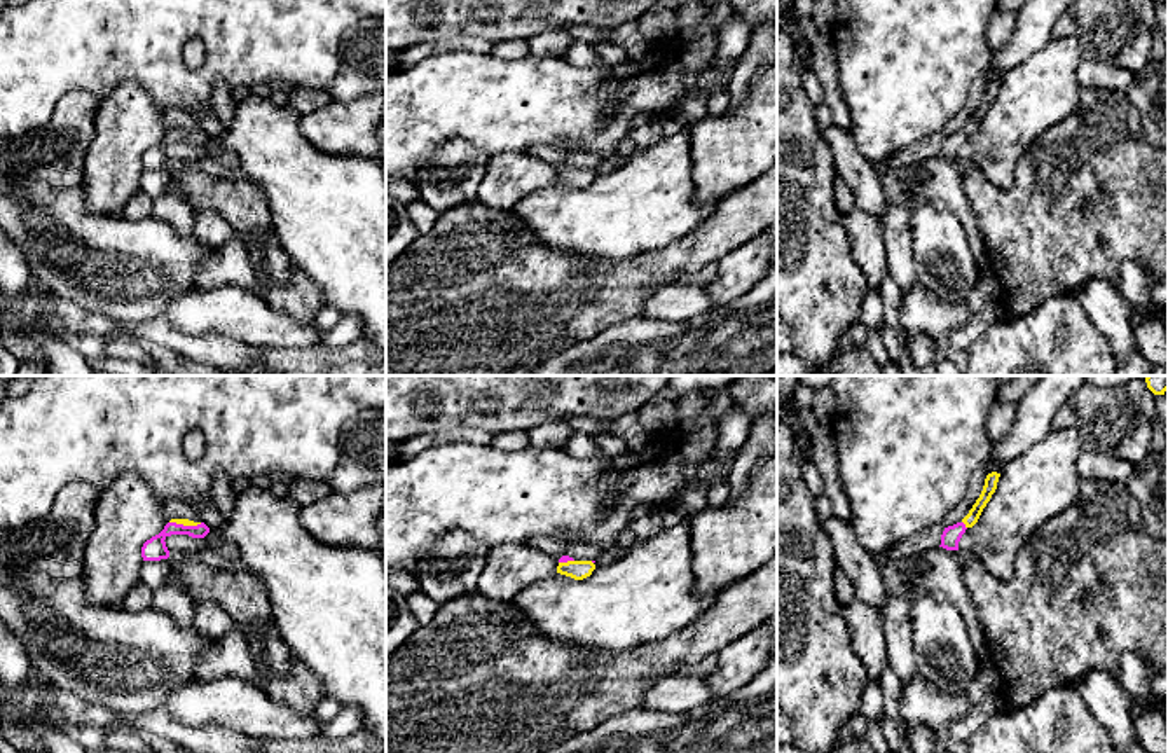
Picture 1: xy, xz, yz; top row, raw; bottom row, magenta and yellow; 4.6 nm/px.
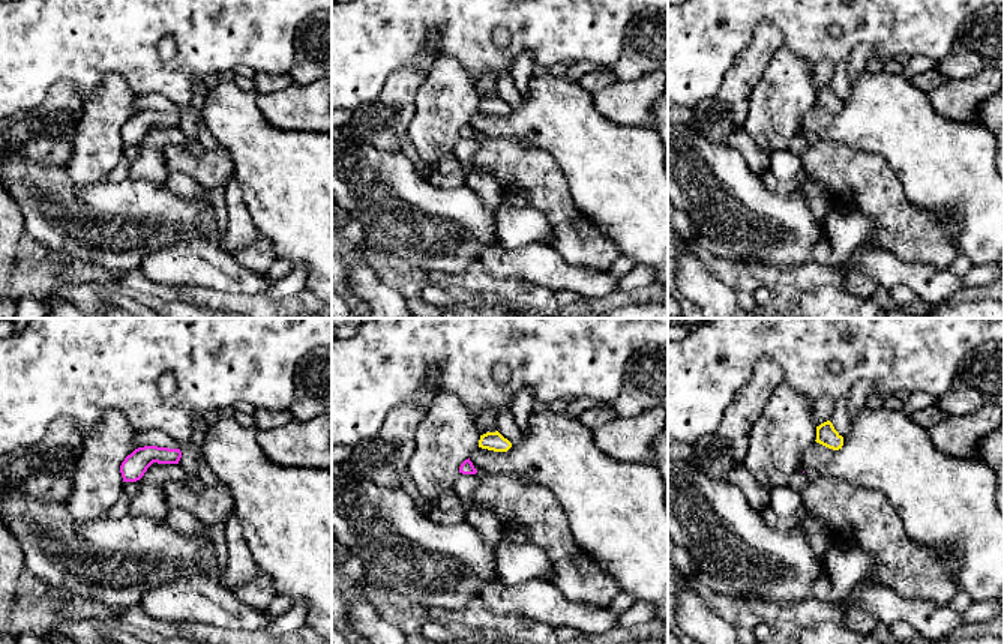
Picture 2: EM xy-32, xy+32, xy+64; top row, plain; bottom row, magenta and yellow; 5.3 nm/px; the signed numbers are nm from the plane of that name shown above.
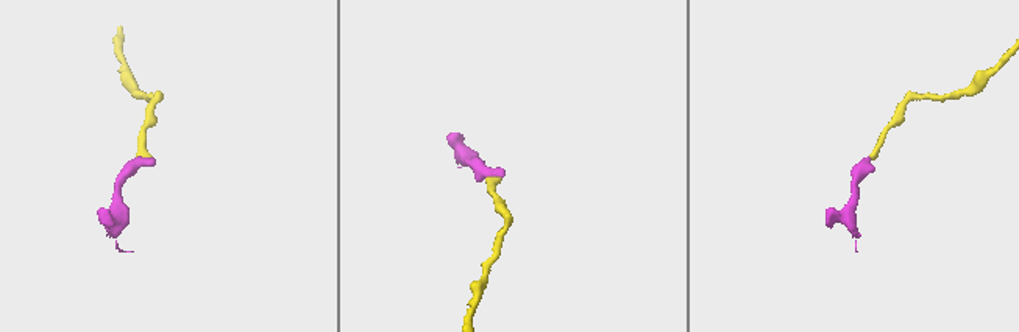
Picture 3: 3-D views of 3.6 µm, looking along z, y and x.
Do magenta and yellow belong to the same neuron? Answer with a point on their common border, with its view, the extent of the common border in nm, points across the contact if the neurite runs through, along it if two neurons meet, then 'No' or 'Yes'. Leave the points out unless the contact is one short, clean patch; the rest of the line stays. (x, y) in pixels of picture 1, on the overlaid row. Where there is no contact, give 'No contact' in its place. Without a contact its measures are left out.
Touches magenta at xy (185, 526). Shared border 150 nm. Path across: xy (154, 549), (170, 528), (185, 526), (178, 521). Yes

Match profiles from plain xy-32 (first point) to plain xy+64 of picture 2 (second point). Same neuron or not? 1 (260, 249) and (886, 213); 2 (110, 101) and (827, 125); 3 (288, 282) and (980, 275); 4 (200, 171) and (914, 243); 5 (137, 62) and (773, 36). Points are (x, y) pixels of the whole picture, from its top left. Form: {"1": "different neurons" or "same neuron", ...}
{"1": "same neuron", "2": "different neurons", "3": "same neuron", "4": "same neuron", "5": "different neurons"}

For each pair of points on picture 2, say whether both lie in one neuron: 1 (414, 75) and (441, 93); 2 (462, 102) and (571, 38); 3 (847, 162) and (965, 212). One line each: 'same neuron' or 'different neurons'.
1: different neurons
2: different neurons
3: different neurons

